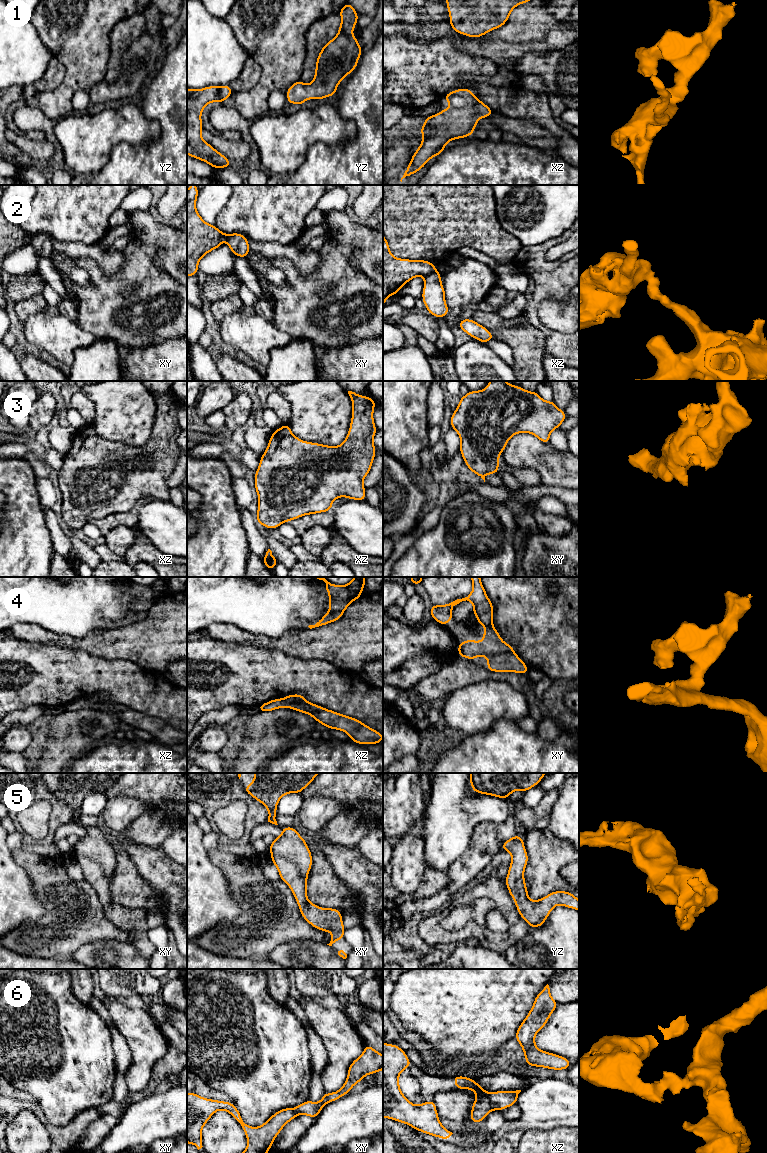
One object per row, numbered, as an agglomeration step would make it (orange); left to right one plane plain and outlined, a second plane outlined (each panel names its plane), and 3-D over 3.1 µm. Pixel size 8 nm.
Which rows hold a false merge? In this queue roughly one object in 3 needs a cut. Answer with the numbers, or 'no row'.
2, 4, 6

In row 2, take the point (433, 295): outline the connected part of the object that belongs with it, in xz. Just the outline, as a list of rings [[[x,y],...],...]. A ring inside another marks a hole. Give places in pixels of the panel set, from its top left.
[[[435,271],[423,278],[422,301],[426,306],[427,312],[436,318],[444,318],[449,313],[449,308],[445,301],[445,289],[441,282],[441,273]]]

